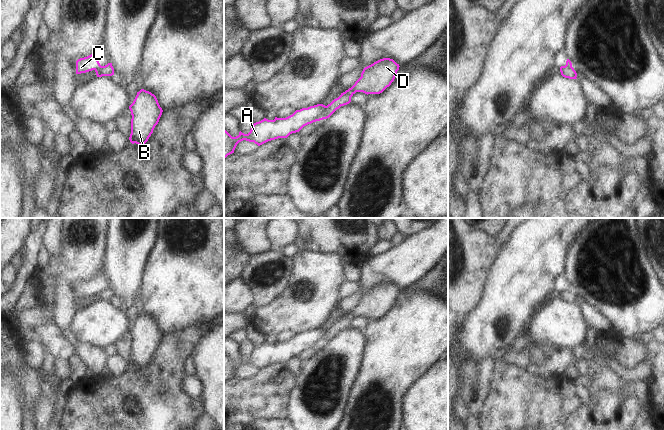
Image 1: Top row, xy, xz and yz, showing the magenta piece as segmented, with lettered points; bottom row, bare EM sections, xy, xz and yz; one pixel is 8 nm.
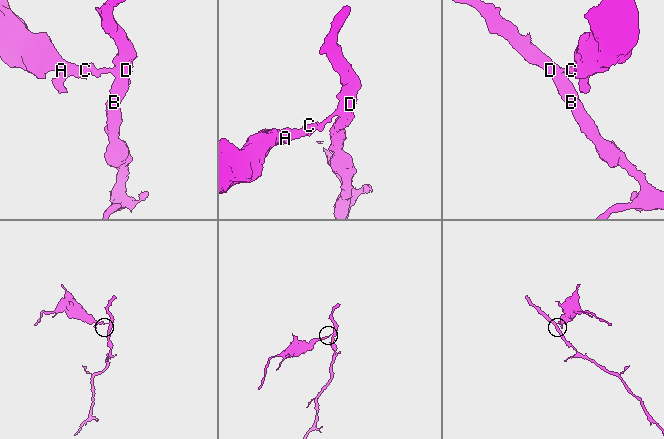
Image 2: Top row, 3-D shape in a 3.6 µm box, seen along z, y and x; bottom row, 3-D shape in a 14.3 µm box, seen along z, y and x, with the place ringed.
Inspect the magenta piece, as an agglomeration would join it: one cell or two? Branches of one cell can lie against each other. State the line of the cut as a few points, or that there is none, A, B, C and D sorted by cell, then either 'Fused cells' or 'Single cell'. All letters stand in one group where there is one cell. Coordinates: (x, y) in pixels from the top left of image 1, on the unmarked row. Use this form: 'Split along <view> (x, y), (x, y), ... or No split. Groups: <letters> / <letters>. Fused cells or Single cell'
Split along xz (326, 330), (323, 342). Groups: A C / B D. Fused cells

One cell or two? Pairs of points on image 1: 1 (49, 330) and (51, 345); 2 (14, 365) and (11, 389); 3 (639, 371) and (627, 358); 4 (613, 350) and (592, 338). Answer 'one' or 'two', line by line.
1: one
2: two
3: two
4: two

